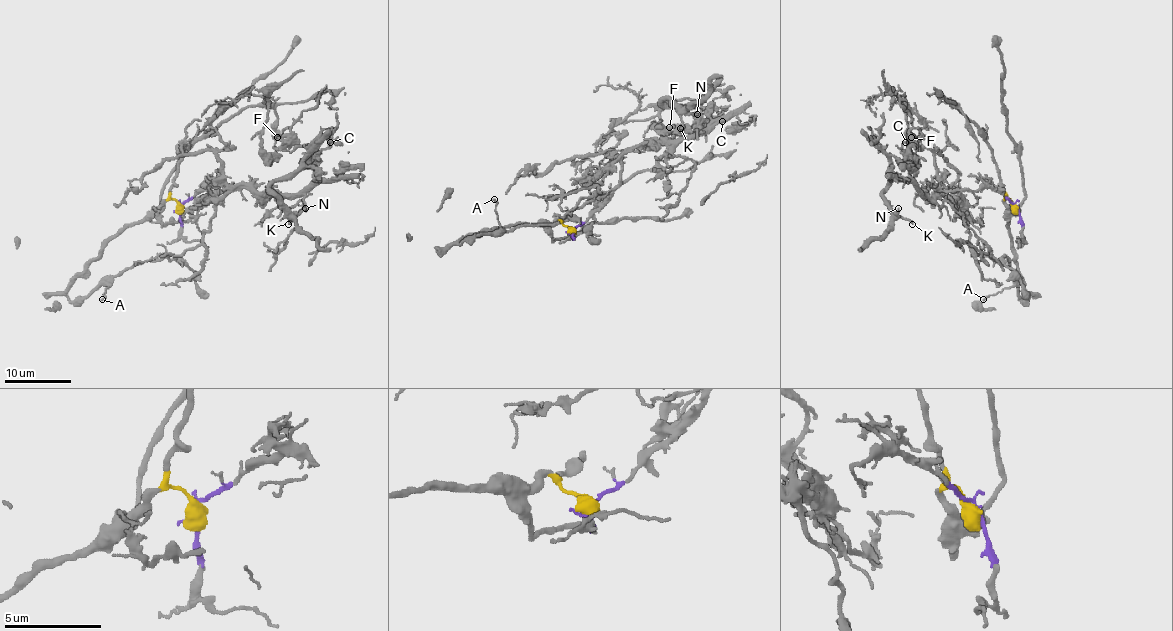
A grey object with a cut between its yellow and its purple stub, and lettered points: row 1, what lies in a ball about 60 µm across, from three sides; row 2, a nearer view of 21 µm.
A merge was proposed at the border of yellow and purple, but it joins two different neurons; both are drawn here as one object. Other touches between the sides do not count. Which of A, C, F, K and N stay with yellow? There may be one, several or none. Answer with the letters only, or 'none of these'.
A

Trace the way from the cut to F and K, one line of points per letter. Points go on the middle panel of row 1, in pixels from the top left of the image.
F: (570, 232), (619, 183), (620, 158), (625, 153), (651, 141), (691, 138), (708, 126), (677, 131), (669, 128)
K: (570, 232), (619, 183), (625, 153), (694, 138), (709, 109), (661, 103), (681, 113), (681, 128)

